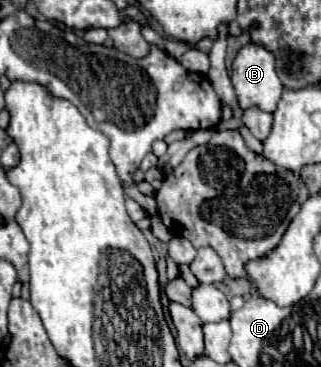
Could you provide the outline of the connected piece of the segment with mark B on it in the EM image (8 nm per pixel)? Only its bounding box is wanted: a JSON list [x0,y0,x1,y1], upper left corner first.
[231,44,283,112]

